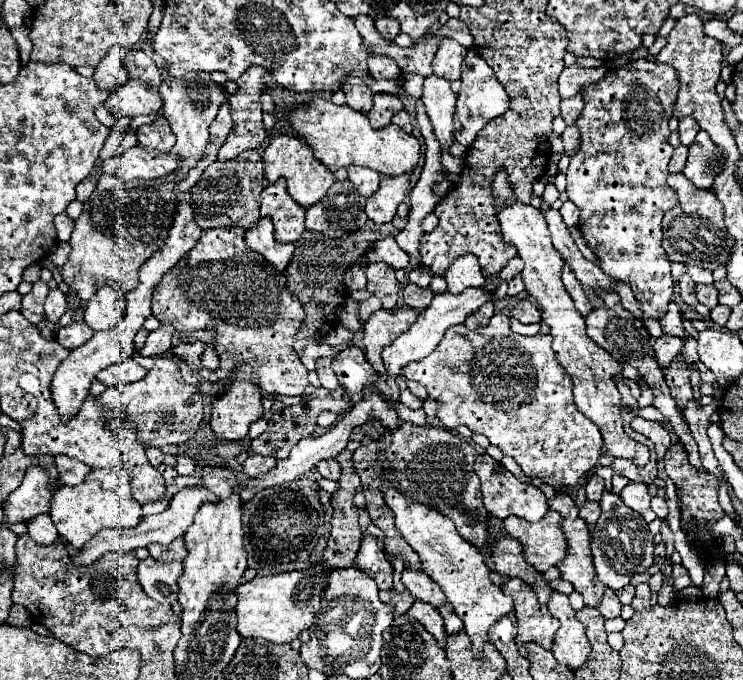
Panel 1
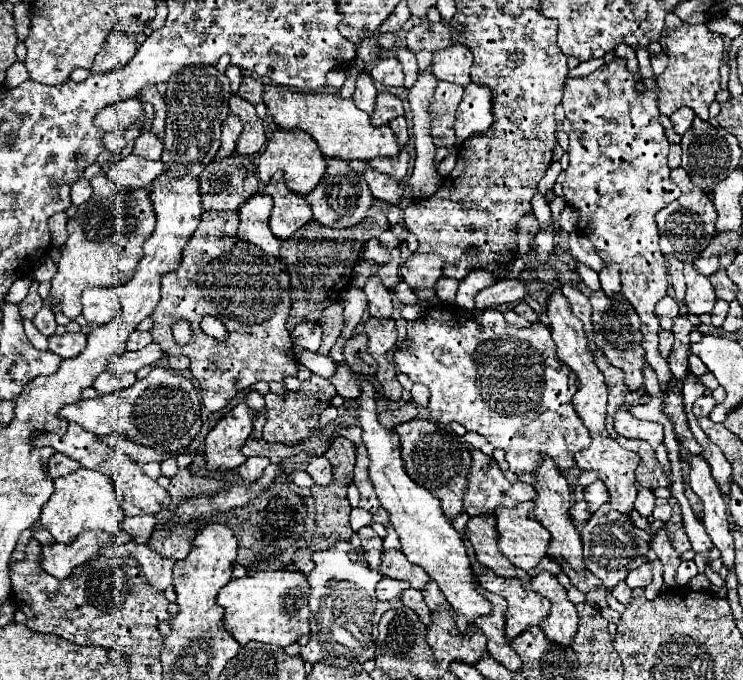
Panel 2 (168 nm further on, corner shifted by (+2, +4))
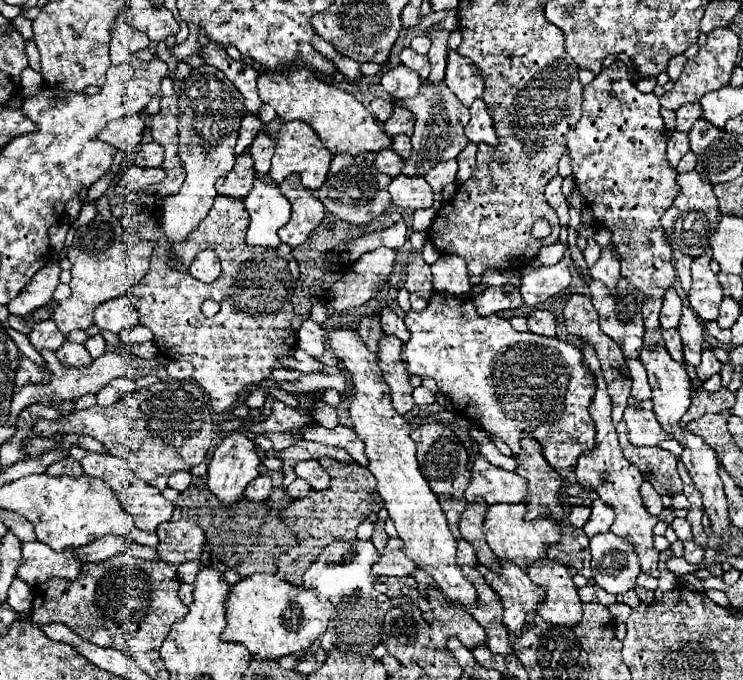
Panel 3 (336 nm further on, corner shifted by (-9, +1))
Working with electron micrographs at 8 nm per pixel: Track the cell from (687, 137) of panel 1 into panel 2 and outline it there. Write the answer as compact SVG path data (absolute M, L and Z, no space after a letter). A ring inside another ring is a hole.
M681 108L681 110L677 110L675 114L671 114L673 130L675 130L679 136L683 136L683 134L689 130L689 126L693 126L693 118L695 118L695 112L693 112L691 108Z

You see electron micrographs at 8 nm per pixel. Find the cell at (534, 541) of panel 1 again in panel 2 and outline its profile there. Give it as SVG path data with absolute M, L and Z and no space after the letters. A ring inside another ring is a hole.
M522 502L513 510L497 508L497 532L499 550L521 570L535 568L547 554L549 530L545 530L535 518L528 515L534 507L533 502Z

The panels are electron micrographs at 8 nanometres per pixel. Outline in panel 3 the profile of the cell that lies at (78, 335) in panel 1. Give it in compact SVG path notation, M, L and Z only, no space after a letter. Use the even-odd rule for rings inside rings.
M64 341L64 345L56 351L56 357L62 365L68 367L88 367L92 363L92 357L86 351L86 347L72 341Z

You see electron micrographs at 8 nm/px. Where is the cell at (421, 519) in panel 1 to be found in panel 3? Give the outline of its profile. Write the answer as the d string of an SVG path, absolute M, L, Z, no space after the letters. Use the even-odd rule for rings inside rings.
M336 327L326 335L328 347L342 361L352 381L350 419L352 429L364 441L368 469L376 477L378 493L394 521L398 537L404 541L404 553L410 561L422 567L438 583L444 597L458 605L476 605L476 589L456 565L456 539L452 537L438 497L428 487L416 461L416 445L410 439L410 423L396 413L390 403L390 387L378 367L378 357L366 349L356 327Z

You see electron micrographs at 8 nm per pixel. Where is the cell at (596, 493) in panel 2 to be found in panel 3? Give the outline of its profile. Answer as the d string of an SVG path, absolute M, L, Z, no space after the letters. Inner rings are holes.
M600 499L592 501L590 509L592 509L592 515L590 515L588 523L584 525L584 533L586 533L588 537L594 537L594 535L598 535L598 533L610 531L610 525L612 525L612 521L614 521L614 511L612 511L608 505L604 505Z

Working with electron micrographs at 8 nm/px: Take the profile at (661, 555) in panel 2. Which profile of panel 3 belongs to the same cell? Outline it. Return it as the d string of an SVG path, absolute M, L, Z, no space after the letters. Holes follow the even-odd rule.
M696 541L684 543L684 559L693 565L699 565L704 560L704 547L698 545Z

